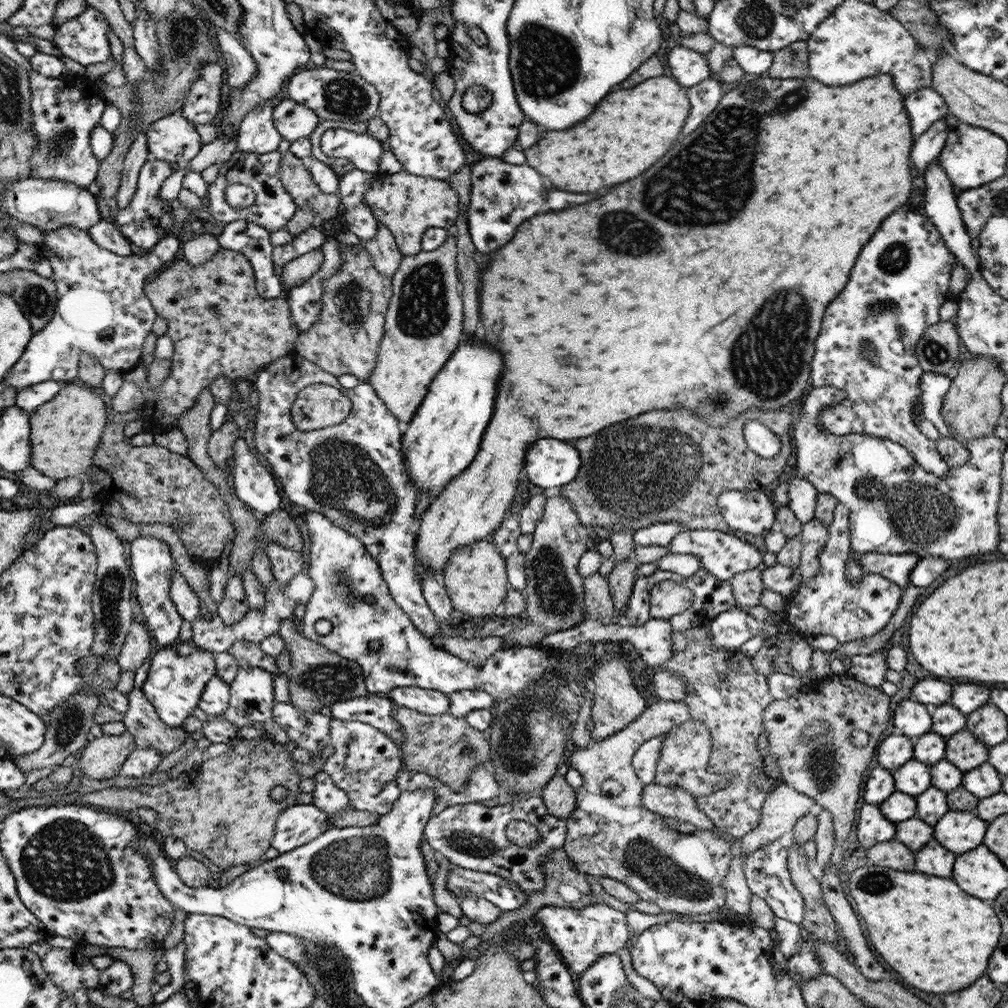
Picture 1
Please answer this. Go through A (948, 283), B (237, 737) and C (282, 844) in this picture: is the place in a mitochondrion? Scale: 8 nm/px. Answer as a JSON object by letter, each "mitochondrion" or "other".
{"A":"other","B":"other","C":"other"}

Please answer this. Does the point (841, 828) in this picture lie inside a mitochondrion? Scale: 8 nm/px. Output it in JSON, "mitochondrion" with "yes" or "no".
{"mitochondrion":"no"}

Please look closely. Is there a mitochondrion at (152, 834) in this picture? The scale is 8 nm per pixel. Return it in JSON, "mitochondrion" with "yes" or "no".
{"mitochondrion":"no"}

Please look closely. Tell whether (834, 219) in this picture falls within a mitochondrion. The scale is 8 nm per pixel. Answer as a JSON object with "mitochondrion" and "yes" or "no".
{"mitochondrion":"no"}

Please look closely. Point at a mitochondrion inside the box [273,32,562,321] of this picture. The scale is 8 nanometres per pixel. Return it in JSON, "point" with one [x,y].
{"point":[345,97]}

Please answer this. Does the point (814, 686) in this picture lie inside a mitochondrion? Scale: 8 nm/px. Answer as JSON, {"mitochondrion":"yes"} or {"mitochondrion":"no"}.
{"mitochondrion":"no"}

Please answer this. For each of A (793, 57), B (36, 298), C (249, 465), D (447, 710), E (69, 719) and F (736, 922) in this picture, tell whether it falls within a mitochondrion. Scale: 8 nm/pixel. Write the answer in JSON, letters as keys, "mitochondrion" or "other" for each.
{"A":"mitochondrion","B":"mitochondrion","C":"other","D":"other","E":"mitochondrion","F":"other"}

